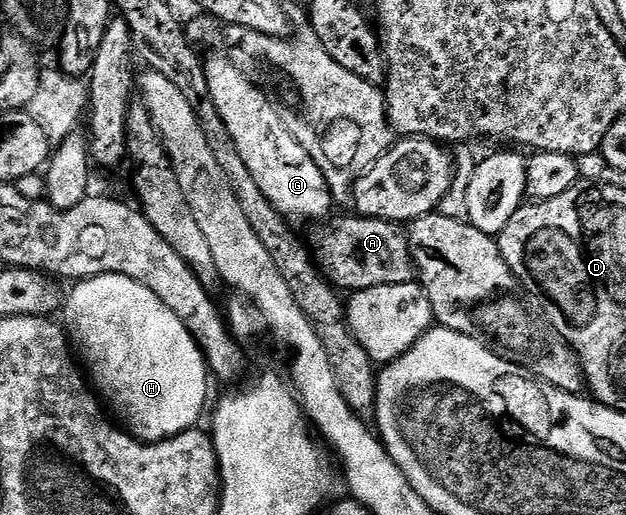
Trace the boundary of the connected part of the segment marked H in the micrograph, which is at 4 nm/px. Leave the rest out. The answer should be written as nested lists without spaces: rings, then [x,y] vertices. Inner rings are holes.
[[[121,273],[85,277],[73,285],[76,286],[72,294],[69,297],[67,294],[62,305],[63,328],[71,344],[80,345],[80,353],[88,364],[87,376],[95,392],[103,398],[113,414],[116,412],[124,420],[123,428],[139,441],[147,442],[165,441],[193,428],[199,422],[196,420],[203,415],[204,404],[208,401],[210,374],[204,354],[178,315],[174,315],[174,311],[170,311],[170,307],[166,307],[166,303],[162,303],[162,299],[158,299],[150,287]]]

